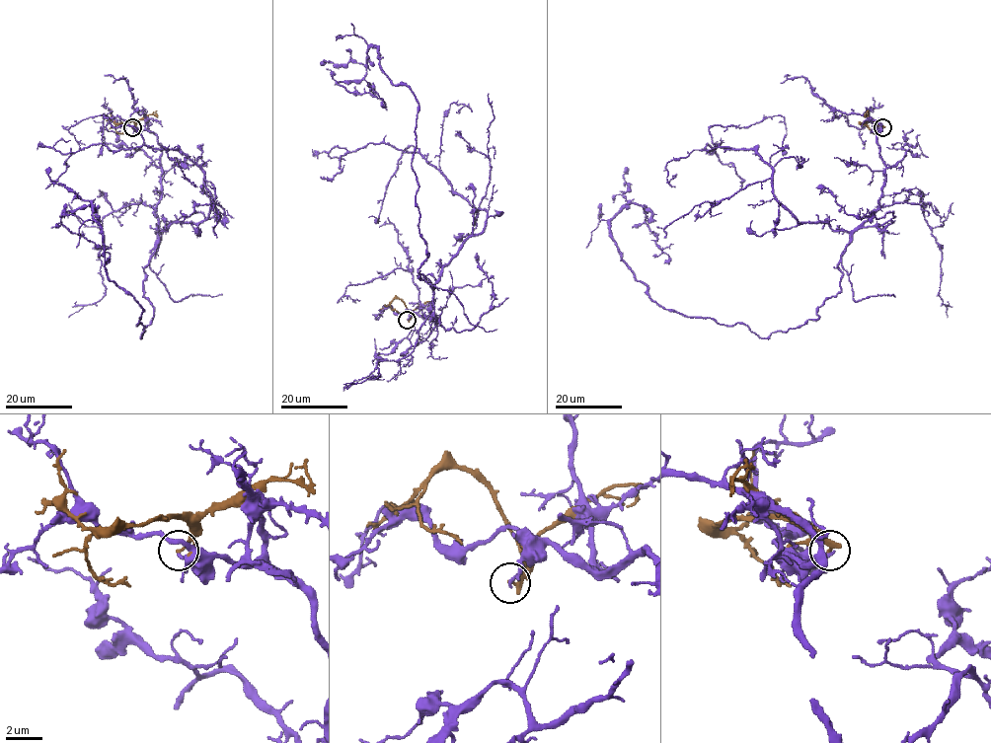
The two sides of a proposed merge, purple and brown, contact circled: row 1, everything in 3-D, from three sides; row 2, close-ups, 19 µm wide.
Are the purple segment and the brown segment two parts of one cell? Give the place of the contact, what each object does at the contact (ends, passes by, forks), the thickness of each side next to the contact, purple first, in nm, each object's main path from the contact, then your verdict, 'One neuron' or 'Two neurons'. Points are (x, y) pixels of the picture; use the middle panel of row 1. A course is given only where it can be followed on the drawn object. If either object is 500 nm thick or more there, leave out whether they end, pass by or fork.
Place: (407, 320). At the ring purple ends. At the ring brown ends. Thickness 170 nm (purple) against 280 nm. Course of purple: (408, 320), (436, 323), (418, 277), (418, 100), (371, 47), (360, 79), (336, 82), (383, 101). Course of brown: (408, 319), (408, 308), (400, 299), (394, 298), (390, 307), (398, 313). Two neurons

